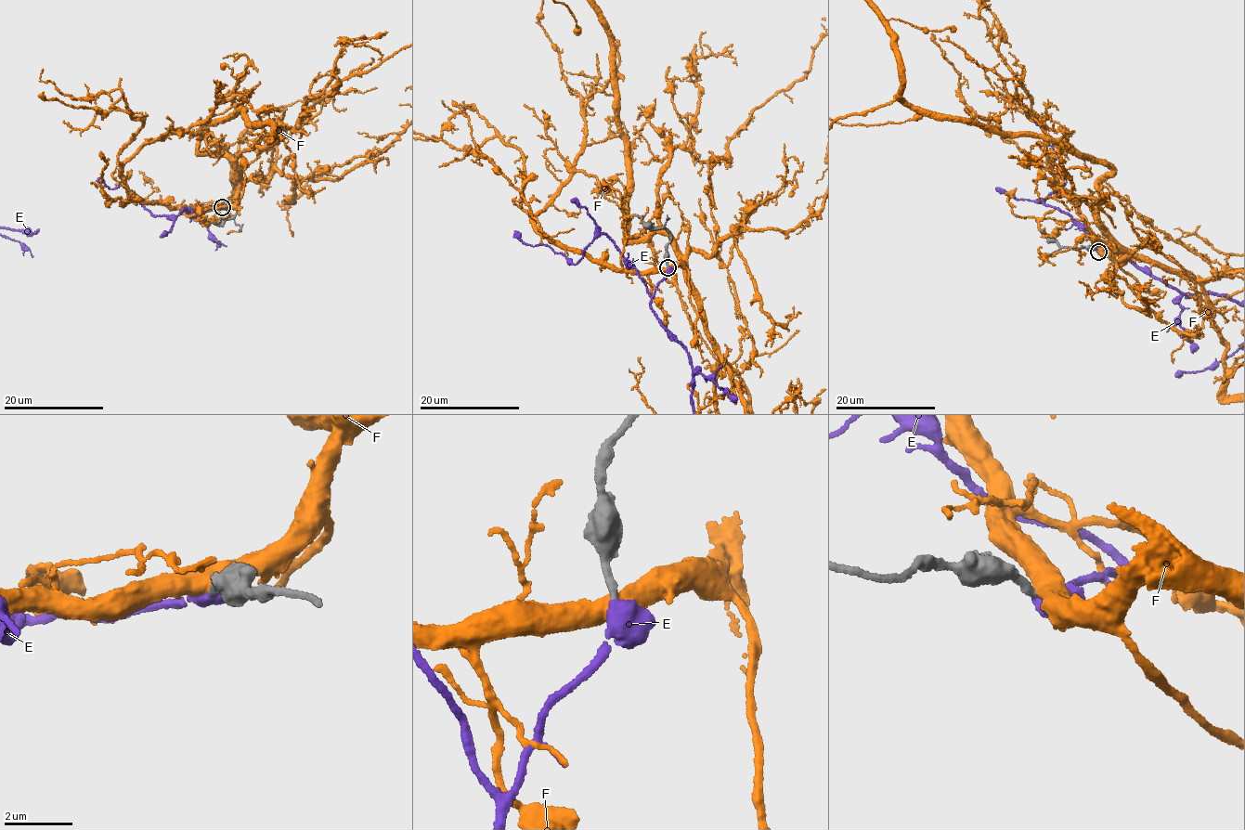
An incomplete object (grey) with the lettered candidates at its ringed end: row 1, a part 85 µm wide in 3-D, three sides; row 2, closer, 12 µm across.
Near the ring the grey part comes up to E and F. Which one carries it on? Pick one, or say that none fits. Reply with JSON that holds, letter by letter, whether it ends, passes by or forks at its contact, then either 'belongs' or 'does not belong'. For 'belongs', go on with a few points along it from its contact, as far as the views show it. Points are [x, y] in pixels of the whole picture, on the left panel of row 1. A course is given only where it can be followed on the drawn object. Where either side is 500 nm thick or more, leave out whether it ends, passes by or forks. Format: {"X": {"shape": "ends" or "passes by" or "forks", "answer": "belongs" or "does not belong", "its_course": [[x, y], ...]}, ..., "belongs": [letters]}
{"E": {"shape": "passes by", "answer": "belongs"}, "F": {"answer": "does not belong"}, "belongs": ["E"]}

